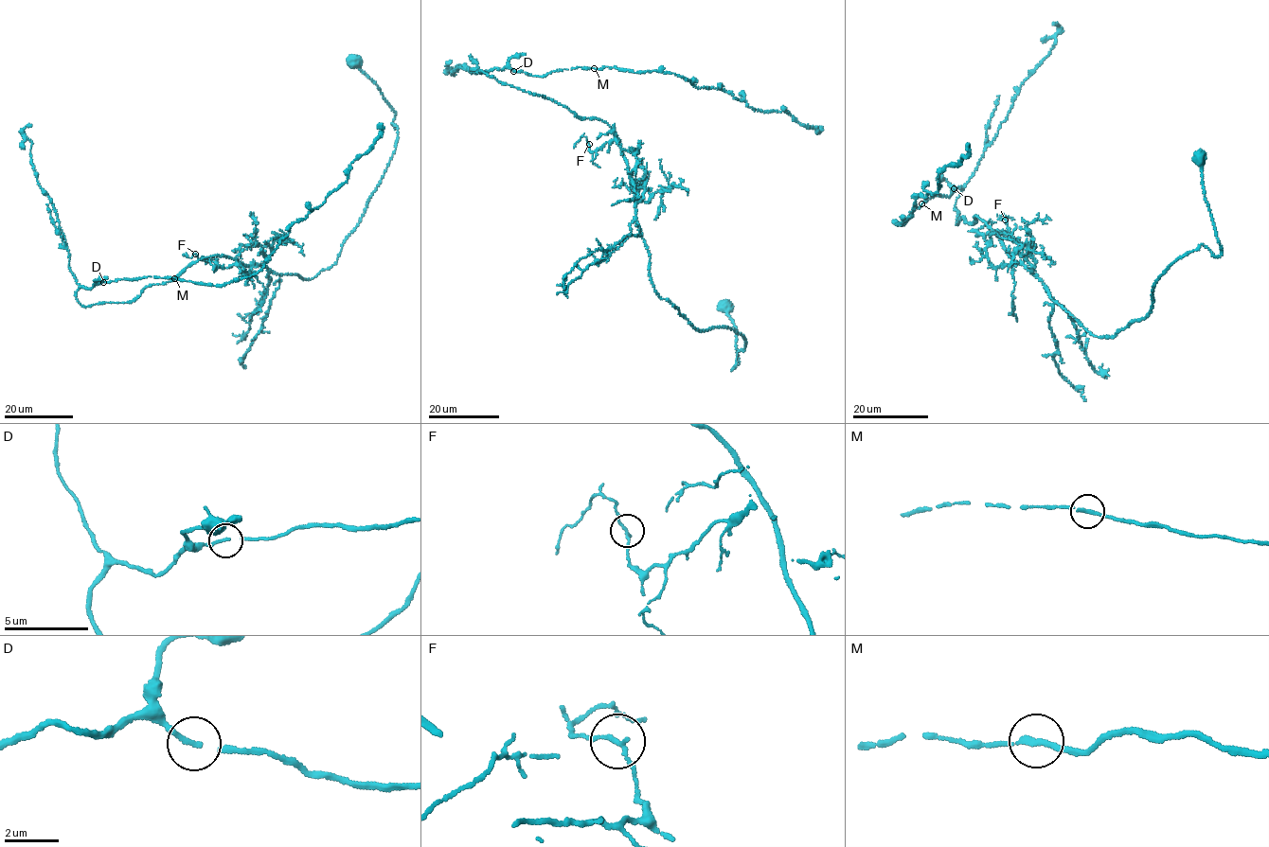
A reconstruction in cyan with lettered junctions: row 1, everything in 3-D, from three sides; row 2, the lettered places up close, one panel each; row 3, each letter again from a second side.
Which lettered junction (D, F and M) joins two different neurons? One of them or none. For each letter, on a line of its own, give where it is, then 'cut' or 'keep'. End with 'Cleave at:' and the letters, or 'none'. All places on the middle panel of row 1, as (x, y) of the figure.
D: at (513, 71); keep
F: at (589, 144); keep
M: at (594, 68); keep
Cleave at: none

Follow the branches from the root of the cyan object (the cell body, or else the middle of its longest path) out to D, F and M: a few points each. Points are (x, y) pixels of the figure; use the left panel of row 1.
D: (353, 61), (398, 132), (332, 265), (307, 279), (208, 256), (129, 302), (80, 305), (79, 288), (103, 282)
F: (353, 61), (398, 132), (336, 261), (307, 279), (253, 264), (249, 278), (196, 254)
M: (353, 61), (398, 132), (336, 261), (307, 279), (208, 256), (129, 302), (76, 295), (174, 278)

